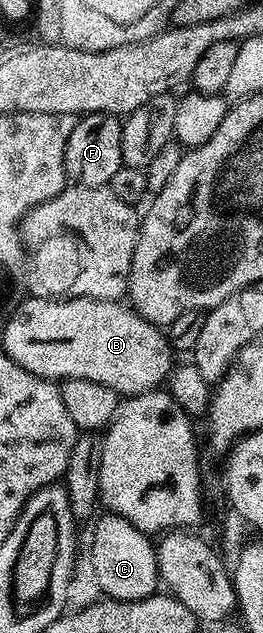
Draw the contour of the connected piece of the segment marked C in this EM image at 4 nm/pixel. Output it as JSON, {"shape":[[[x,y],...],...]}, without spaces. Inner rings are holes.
{"shape":[[[99,514],[94,525],[94,536],[90,539],[90,567],[101,594],[120,601],[140,601],[155,594],[160,587],[155,540],[119,515]]]}

